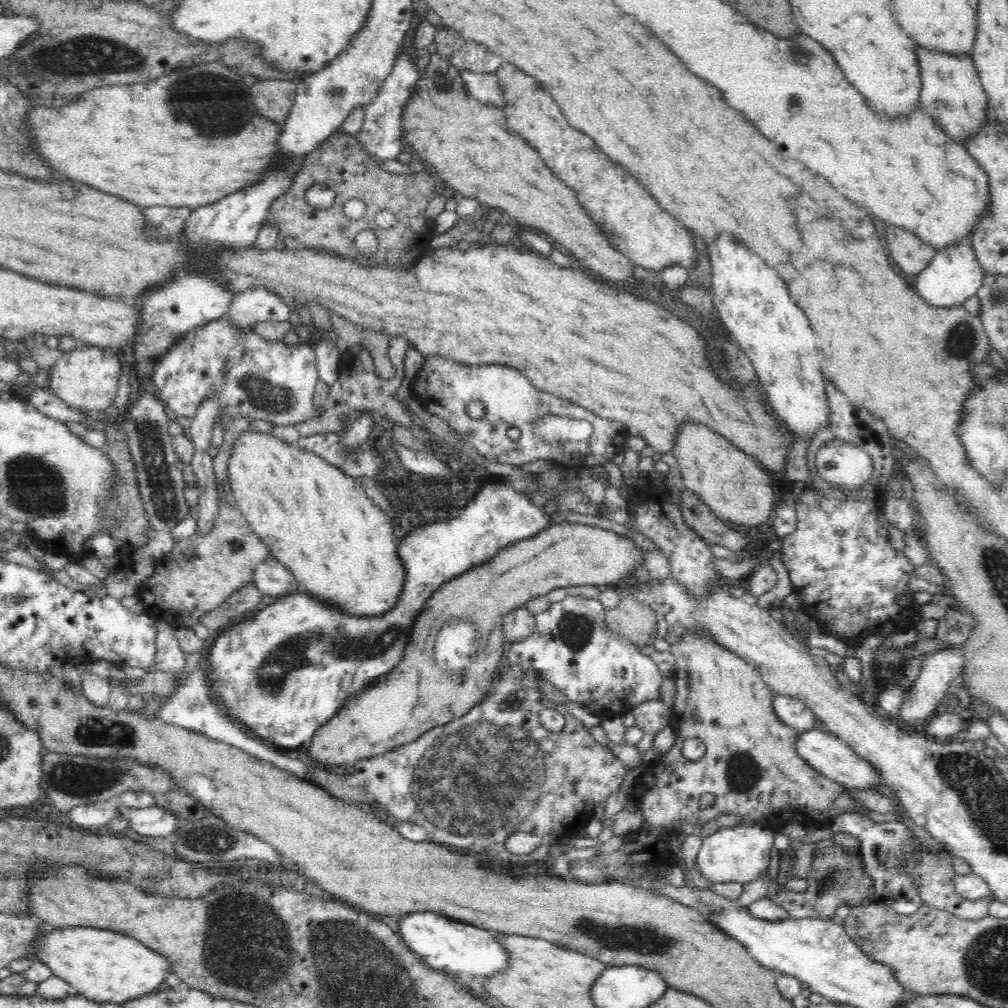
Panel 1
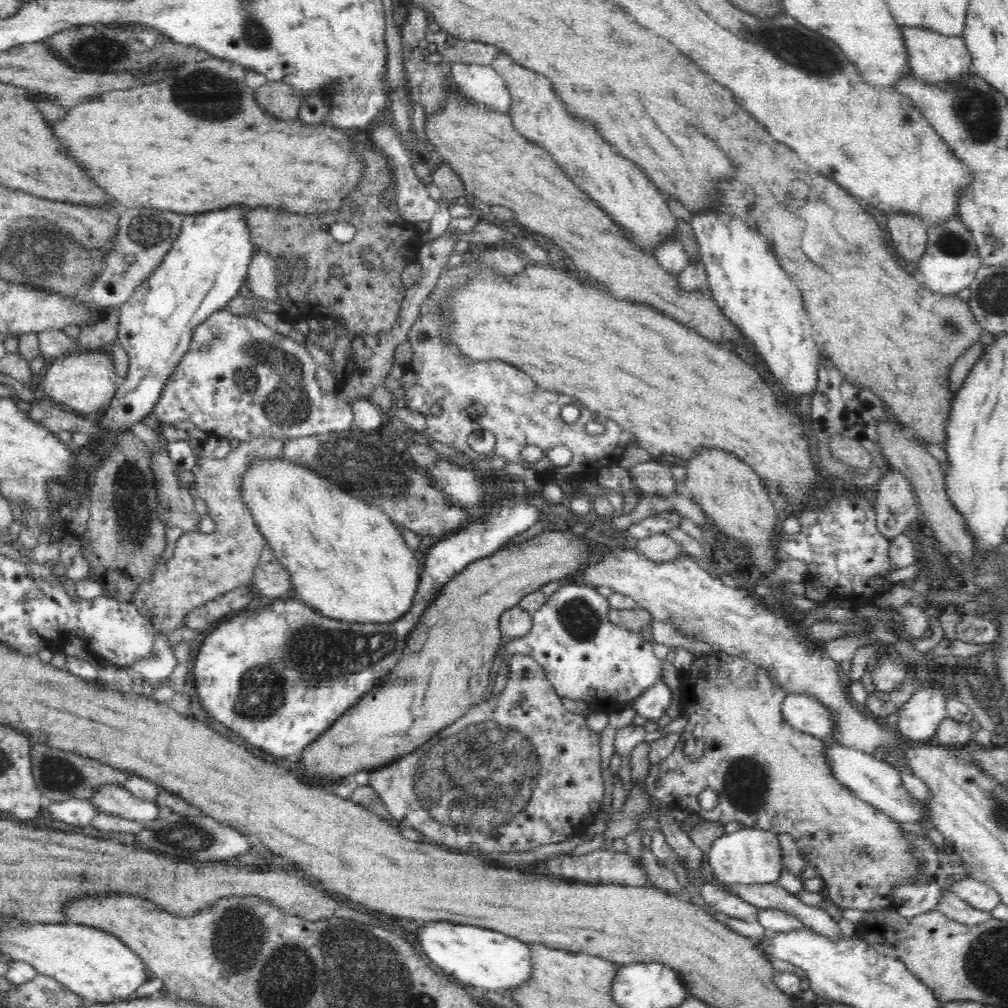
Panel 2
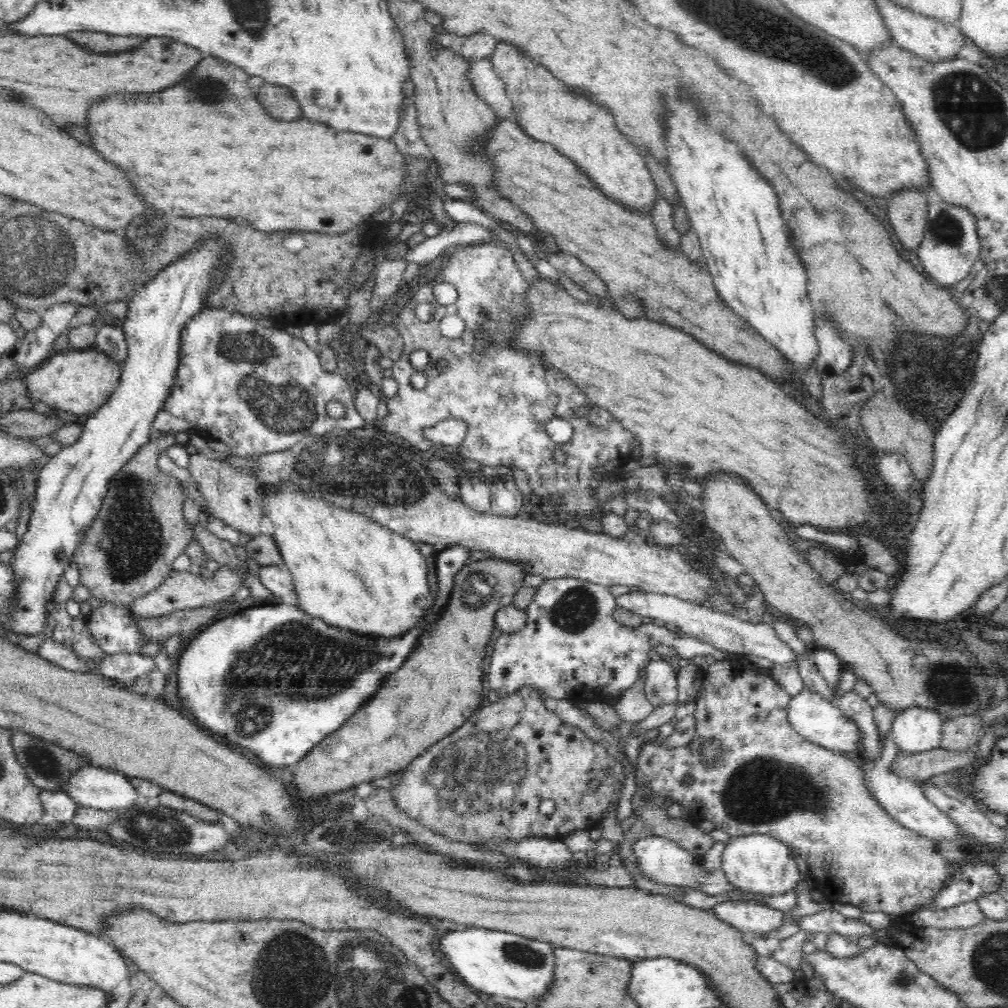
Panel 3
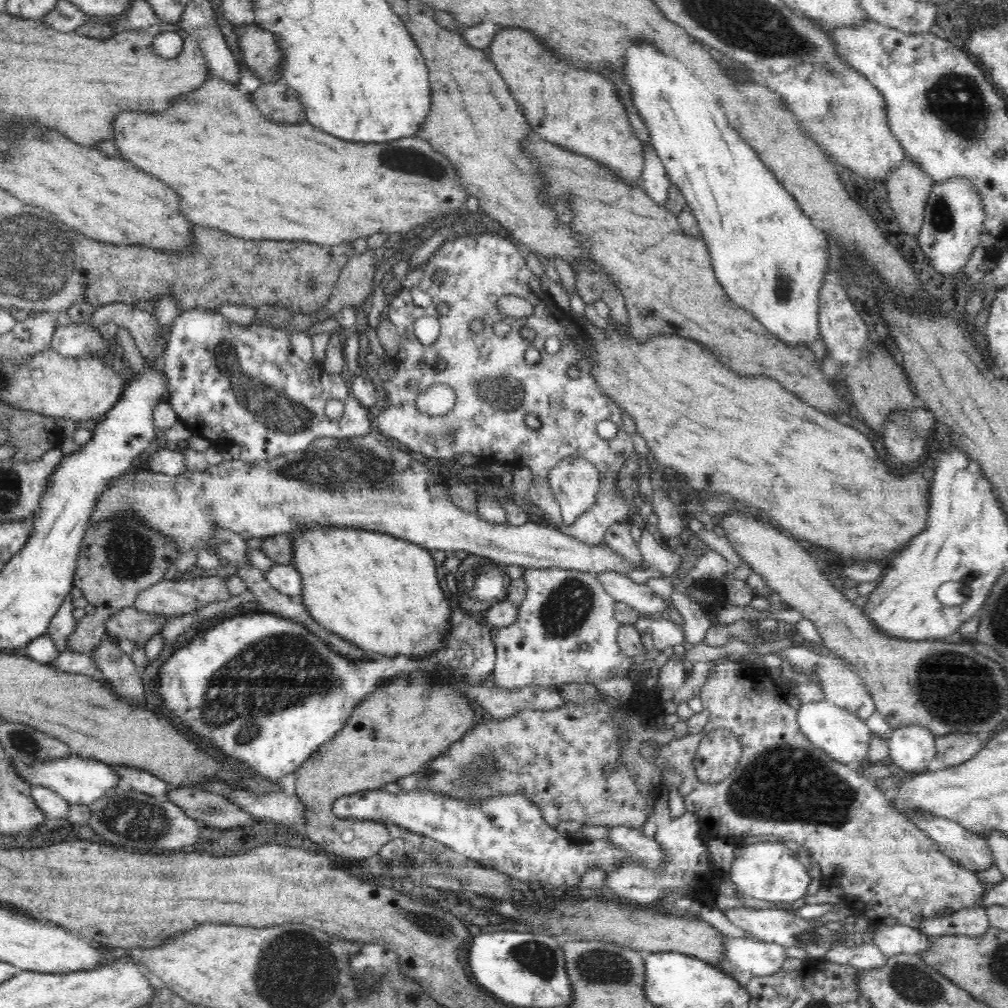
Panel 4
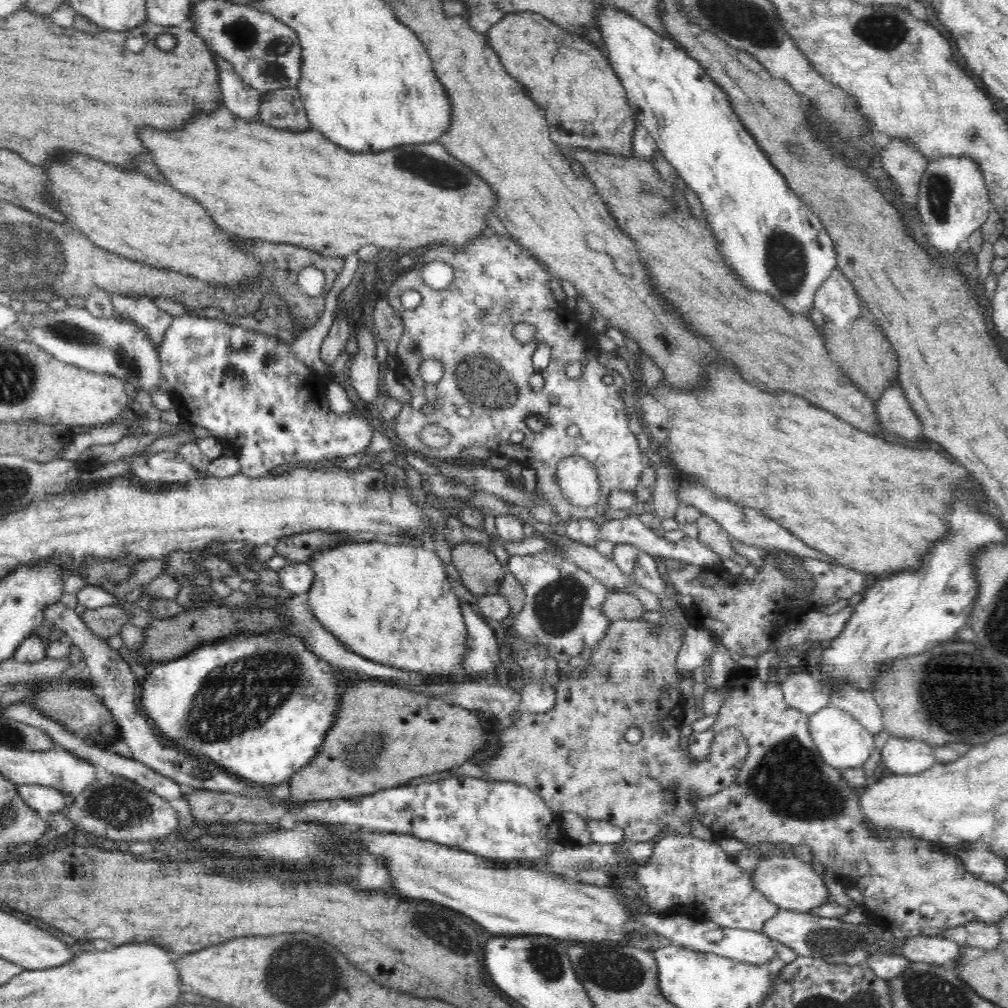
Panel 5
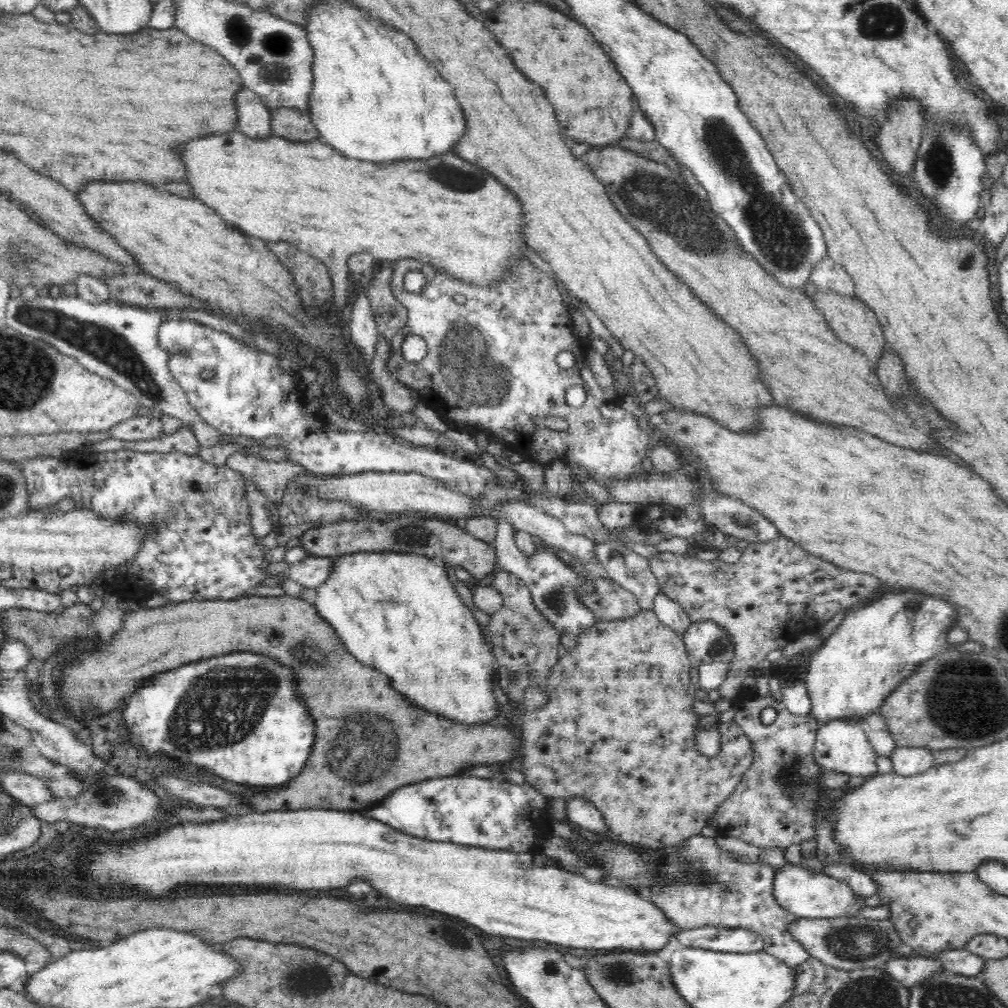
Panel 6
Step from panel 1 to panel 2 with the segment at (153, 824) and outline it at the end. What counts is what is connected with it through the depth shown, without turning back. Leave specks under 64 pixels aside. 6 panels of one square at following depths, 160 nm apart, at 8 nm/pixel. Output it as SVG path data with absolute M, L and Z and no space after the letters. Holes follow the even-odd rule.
M106 784L90 800L102 813L116 815L135 824L152 822L164 813L154 801L134 796L123 785Z

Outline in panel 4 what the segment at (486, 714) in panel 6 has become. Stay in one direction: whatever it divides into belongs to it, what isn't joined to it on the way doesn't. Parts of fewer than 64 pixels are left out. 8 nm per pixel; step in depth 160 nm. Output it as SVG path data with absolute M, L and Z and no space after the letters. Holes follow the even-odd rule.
M334 526L334 528L308 528L308 530L304 528L304 530L292 532L291 536L294 537L294 558L292 558L291 564L302 577L302 602L308 609L310 616L316 622L319 622L326 630L336 633L338 636L346 638L346 640L350 640L350 642L354 643L358 648L372 650L372 652L378 652L378 654L386 654L388 658L390 658L390 656L394 658L394 654L410 654L407 658L414 656L413 661L415 661L416 658L430 658L429 654L441 649L445 645L447 634L451 627L449 626L451 608L449 607L446 596L438 585L436 564L428 549L422 548L412 542L401 540L400 538L394 538L388 534L350 529L348 527Z

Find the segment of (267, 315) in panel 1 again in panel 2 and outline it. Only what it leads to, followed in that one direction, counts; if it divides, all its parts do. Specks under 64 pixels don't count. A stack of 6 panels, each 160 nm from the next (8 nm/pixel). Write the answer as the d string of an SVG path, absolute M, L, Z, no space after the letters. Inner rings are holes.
M256 251L247 270L247 284L256 300L276 302L276 266L266 251Z

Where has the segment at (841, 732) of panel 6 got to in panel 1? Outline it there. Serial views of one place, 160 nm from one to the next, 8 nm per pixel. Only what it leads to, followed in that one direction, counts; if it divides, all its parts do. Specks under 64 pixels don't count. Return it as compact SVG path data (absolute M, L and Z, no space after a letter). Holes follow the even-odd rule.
M776 694L773 698L773 711L784 724L799 731L812 730L820 726L814 711L806 706L805 701L798 698Z

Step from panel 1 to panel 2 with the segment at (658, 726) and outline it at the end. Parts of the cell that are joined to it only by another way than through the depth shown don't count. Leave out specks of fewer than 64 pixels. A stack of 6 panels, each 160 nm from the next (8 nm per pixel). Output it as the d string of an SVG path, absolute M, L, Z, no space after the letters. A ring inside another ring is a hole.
M660 680L635 699L631 707L635 710L638 721L648 719L656 721L665 714L672 700L672 688L674 686L668 686L663 680Z

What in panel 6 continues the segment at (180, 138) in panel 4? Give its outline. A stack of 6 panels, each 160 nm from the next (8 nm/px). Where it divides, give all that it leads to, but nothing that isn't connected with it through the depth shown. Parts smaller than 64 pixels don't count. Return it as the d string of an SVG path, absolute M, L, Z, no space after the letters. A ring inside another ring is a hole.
M230 132L230 134L212 134L206 138L198 138L186 146L178 148L180 158L186 166L186 184L192 189L194 198L201 200L204 204L214 208L224 220L232 222L232 226L240 228L242 232L256 236L256 238L266 238L272 242L286 240L298 250L317 258L328 267L329 275L333 282L332 300L337 302L347 302L349 297L348 284L351 280L348 270L348 258L357 252L369 252L379 265L388 264L400 259L416 259L418 261L430 263L436 269L444 270L444 273L463 283L478 286L488 286L500 279L511 269L511 266L518 258L526 259L522 248L528 247L522 240L521 228L523 225L521 202L515 194L512 194L506 186L494 179L489 172L483 168L460 158L454 153L436 155L425 159L406 159L405 161L390 161L389 163L374 163L361 160L352 160L338 152L329 144L324 144L320 139L308 142L292 142L286 138L270 136L264 140L250 140L242 132Z

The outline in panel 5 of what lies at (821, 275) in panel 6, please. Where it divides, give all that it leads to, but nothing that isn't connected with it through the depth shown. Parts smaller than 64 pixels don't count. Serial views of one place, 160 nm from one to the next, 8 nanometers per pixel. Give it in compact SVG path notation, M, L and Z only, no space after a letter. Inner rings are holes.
M838 266L816 290L813 306L818 308L825 320L839 327L864 315L864 312L860 314L863 307L856 289Z

